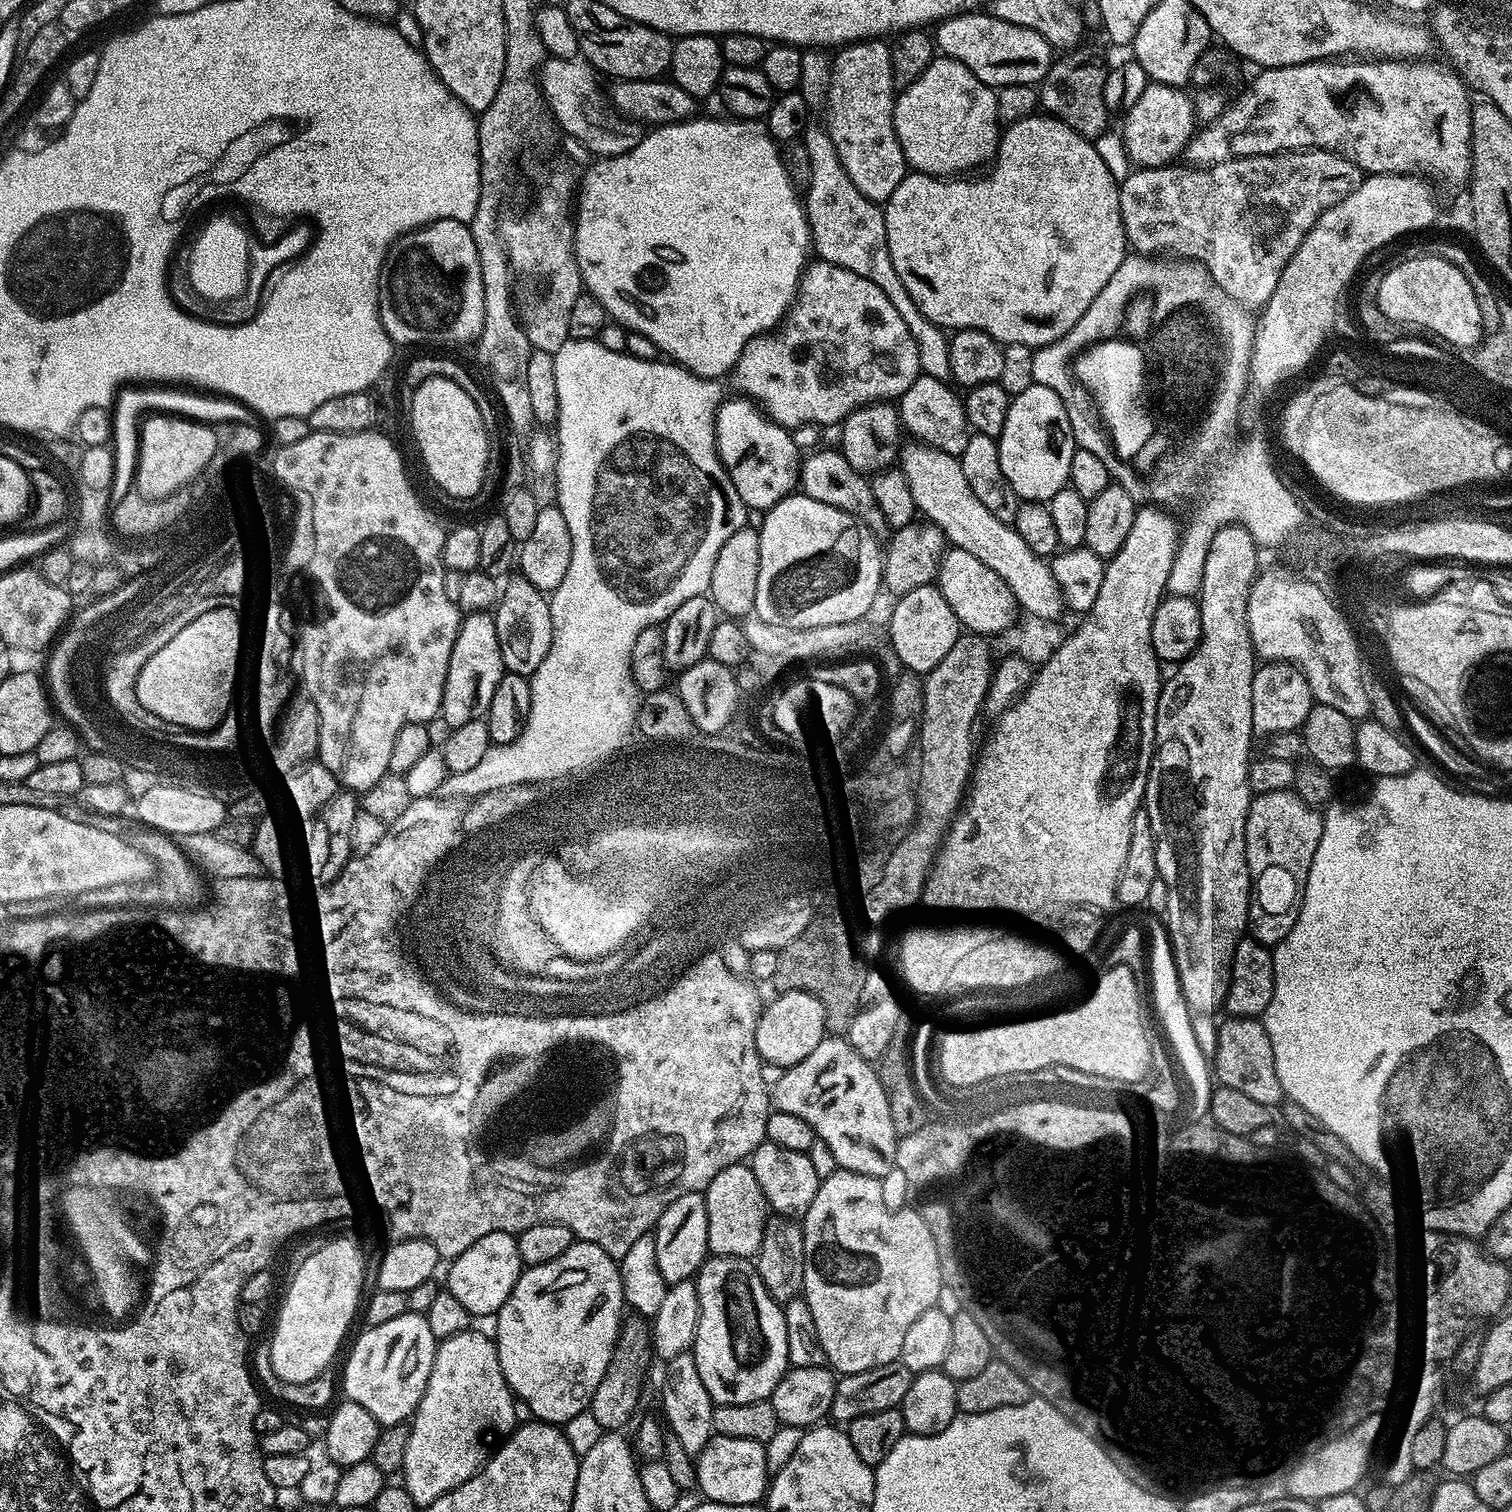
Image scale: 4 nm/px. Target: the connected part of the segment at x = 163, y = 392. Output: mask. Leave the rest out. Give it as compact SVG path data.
M143 374L135 377L130 382L122 382L116 391L112 414L112 436L120 436L120 472L130 472L134 476L134 424L136 426L148 426L160 416L172 418L173 421L182 422L182 418L194 418L200 420L200 426L204 422L216 420L216 418L236 418L236 422L254 420L254 416L242 408L236 402L236 392L227 392L225 387L211 388L197 382L196 379L189 382L185 380L171 382L162 377L151 374Z

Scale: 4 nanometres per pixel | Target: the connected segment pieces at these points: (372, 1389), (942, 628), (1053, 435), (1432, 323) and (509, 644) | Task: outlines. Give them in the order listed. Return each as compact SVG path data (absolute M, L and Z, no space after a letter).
M406 1311L390 1322L382 1322L382 1326L365 1327L363 1331L344 1364L343 1395L370 1410L381 1426L403 1424L420 1404L434 1366L438 1341L430 1331L428 1317Z
M927 584L910 590L910 594L899 597L892 608L892 617L888 620L886 635L896 651L896 660L904 663L907 671L917 674L932 672L950 654L950 646L958 642L962 634L960 619L950 610L950 602L942 598L939 587Z
M1033 383L1028 390L1013 395L1009 399L1006 426L1002 426L998 443L1002 474L1006 474L1006 482L1010 482L1010 486L1021 501L1047 502L1054 498L1054 494L1058 494L1058 490L1069 487L1070 458L1074 458L1078 445L1072 433L1070 418L1066 414L1065 407L1062 406L1062 400L1058 398L1058 394L1054 394L1054 390L1050 390L1050 386Z
M1418 254L1412 260L1394 266L1385 271L1378 291L1386 318L1393 325L1417 324L1441 336L1445 341L1440 340L1445 345L1456 350L1476 346L1485 335L1482 318L1478 314L1478 302L1474 298L1474 290L1470 290L1470 282L1466 282L1460 268L1455 268L1442 258Z
M523 578L509 579L508 589L503 589L494 608L498 642L502 650L504 667L509 672L531 674L550 650L552 641L552 619L549 597Z

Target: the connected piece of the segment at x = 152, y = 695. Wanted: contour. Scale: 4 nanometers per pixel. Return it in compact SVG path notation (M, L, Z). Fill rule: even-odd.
M232 608L201 611L188 624L181 624L138 674L137 700L150 715L180 730L213 727L216 703L224 671L240 660L240 616Z

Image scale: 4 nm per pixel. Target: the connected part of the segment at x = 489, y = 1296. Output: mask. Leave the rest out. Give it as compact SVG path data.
M495 1232L478 1238L474 1246L462 1250L451 1261L448 1268L448 1284L446 1290L466 1306L466 1310L473 1318L480 1316L495 1317L500 1307L510 1298L510 1290L518 1282L522 1269L525 1267L518 1254L518 1242L511 1232Z

